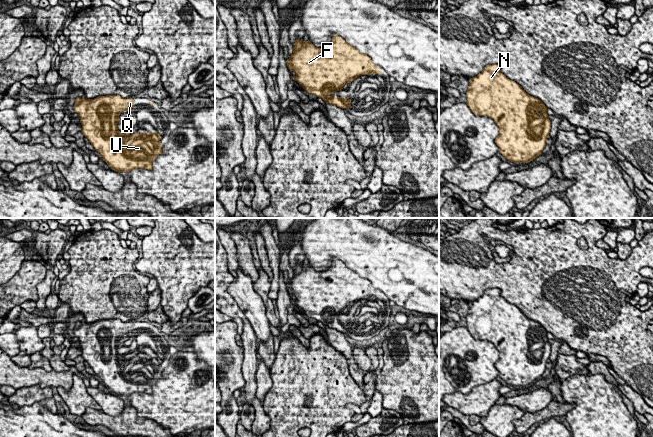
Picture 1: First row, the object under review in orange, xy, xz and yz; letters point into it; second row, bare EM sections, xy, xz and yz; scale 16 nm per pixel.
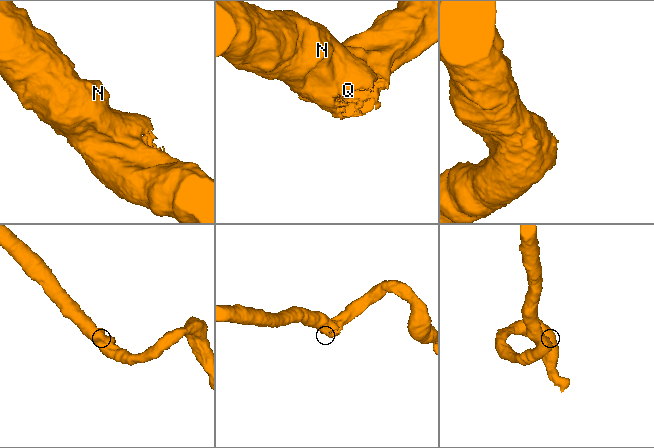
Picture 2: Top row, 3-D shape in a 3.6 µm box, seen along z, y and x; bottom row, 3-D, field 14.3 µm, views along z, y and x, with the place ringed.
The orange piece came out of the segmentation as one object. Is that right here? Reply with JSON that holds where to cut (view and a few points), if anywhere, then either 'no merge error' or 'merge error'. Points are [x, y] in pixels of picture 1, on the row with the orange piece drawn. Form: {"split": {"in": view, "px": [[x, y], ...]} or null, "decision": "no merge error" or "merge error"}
{"split": null, "decision": "no merge error"}

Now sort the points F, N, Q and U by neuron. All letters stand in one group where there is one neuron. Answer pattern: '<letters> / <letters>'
F N Q U

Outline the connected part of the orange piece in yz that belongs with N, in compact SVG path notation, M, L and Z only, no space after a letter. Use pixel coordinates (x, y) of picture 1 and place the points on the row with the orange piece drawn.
M498 64L487 65L481 73L471 78L466 92L467 105L476 116L487 116L497 124L499 136L495 143L502 156L511 162L528 163L538 157L545 148L551 129L548 108L541 100L526 93L518 83L508 79L500 68Z

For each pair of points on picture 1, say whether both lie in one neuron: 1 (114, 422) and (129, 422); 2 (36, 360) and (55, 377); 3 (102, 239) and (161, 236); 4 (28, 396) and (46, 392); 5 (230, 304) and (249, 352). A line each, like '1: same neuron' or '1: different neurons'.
1: same neuron
2: different neurons
3: different neurons
4: same neuron
5: same neuron

